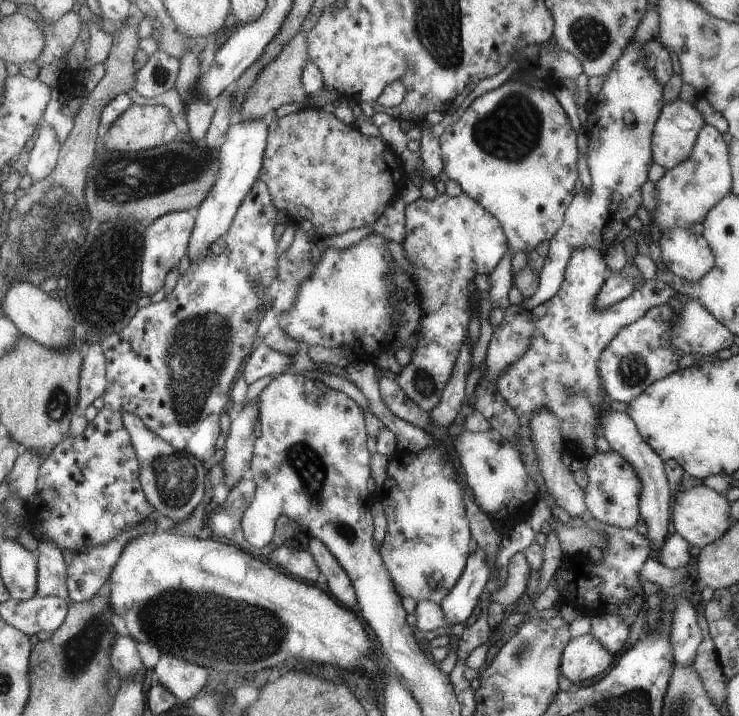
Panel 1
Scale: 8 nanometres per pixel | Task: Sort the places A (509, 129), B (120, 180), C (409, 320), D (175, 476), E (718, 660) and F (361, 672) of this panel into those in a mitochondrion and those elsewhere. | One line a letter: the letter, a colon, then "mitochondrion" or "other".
A: mitochondrion
B: mitochondrion
C: other
D: mitochondrion
E: other
F: other

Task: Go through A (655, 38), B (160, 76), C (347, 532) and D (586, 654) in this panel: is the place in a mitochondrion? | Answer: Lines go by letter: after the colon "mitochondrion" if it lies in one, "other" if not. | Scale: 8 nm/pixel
A: other
B: mitochondrion
C: mitochondrion
D: other

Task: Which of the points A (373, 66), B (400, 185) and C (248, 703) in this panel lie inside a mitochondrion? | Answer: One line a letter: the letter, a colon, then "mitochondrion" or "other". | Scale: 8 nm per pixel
A: other
B: other
C: other

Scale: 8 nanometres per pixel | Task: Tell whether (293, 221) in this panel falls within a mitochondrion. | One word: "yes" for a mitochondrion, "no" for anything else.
no

